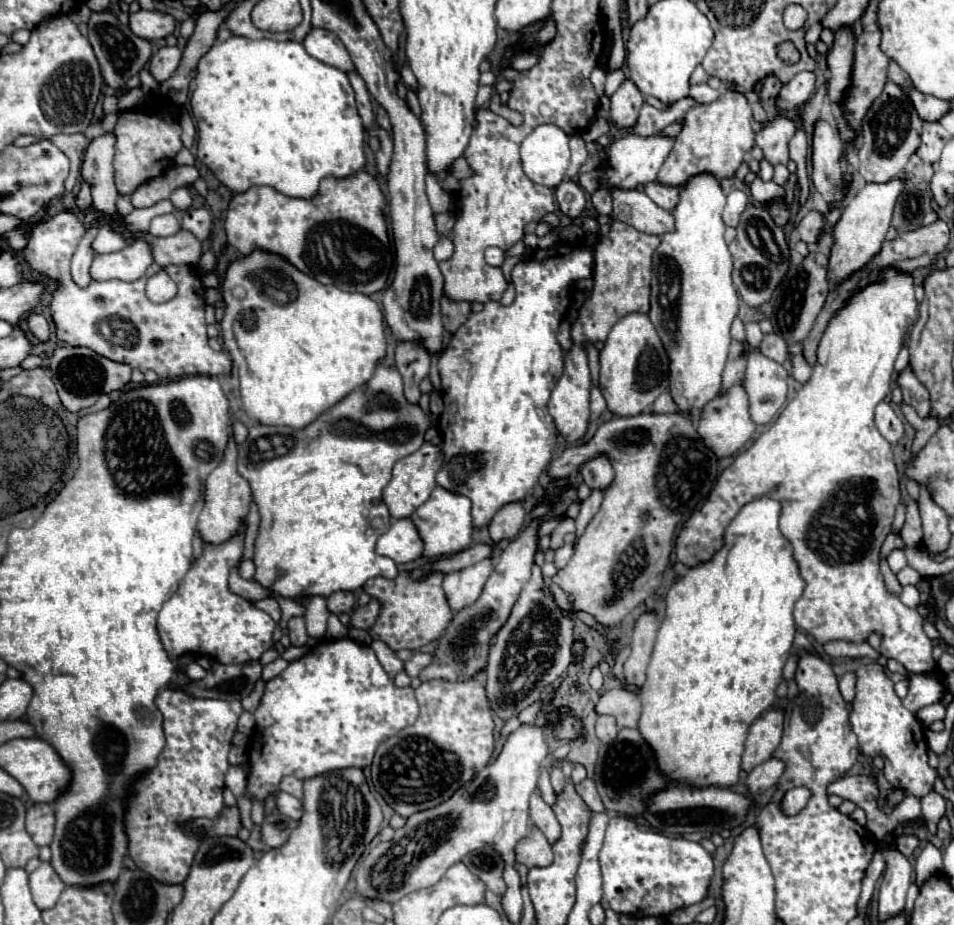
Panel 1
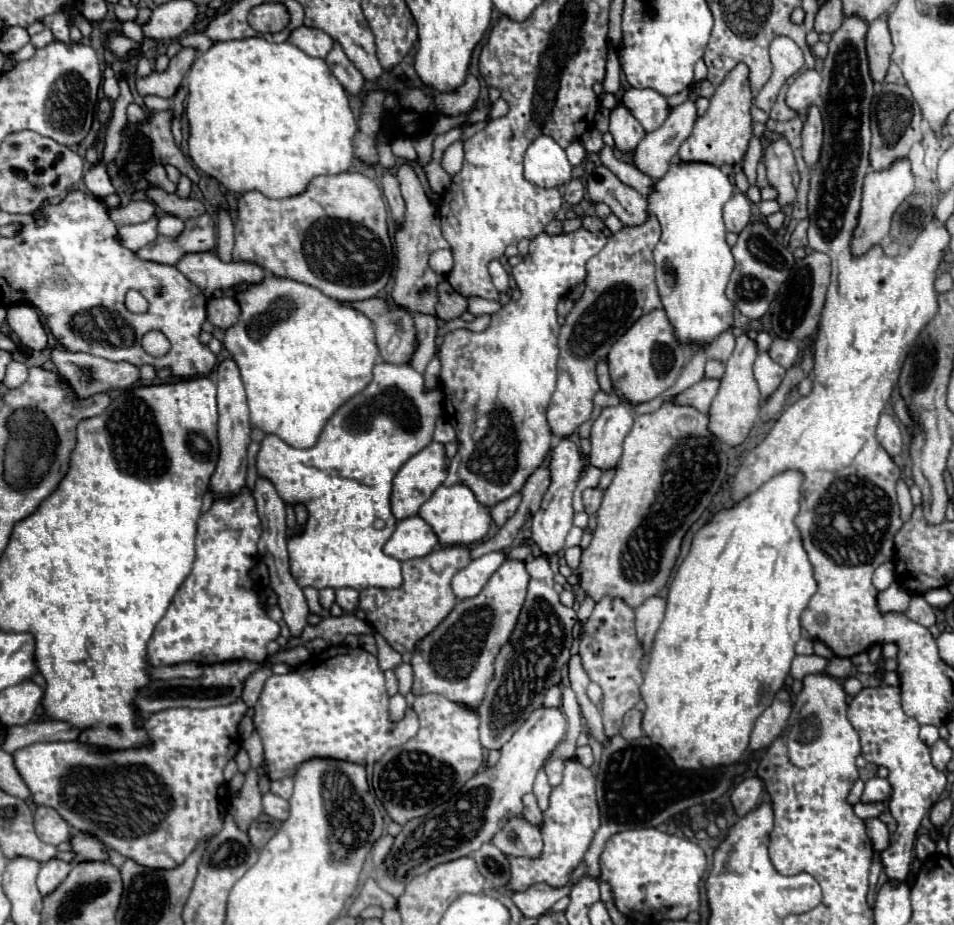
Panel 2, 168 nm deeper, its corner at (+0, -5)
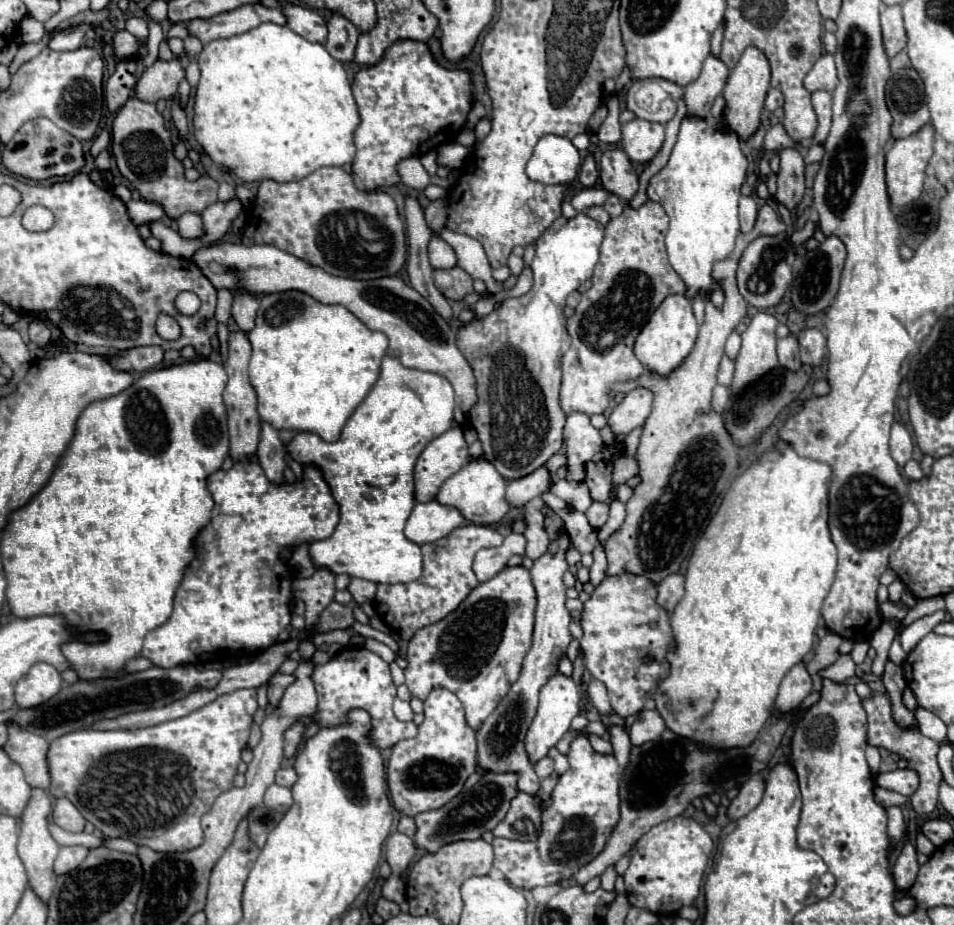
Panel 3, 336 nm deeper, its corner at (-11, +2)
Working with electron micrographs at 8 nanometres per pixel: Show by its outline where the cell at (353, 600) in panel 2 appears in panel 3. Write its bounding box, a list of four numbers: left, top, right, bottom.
[348,579,376,605]

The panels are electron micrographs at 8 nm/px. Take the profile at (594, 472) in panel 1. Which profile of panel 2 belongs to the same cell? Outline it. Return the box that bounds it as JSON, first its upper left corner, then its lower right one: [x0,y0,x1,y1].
[591,404,635,470]

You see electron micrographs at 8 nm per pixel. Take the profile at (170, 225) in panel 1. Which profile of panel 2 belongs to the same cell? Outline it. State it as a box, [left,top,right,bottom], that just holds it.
[157,216,185,238]

